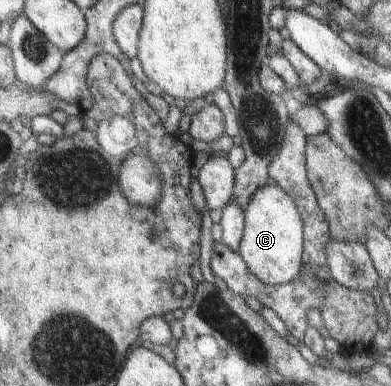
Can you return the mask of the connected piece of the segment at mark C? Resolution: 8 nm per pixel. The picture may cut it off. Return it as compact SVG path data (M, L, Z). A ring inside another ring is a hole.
M264 185L252 195L244 209L244 230L239 242L238 254L252 272L264 284L284 284L294 280L303 269L302 214L294 200L276 185Z

